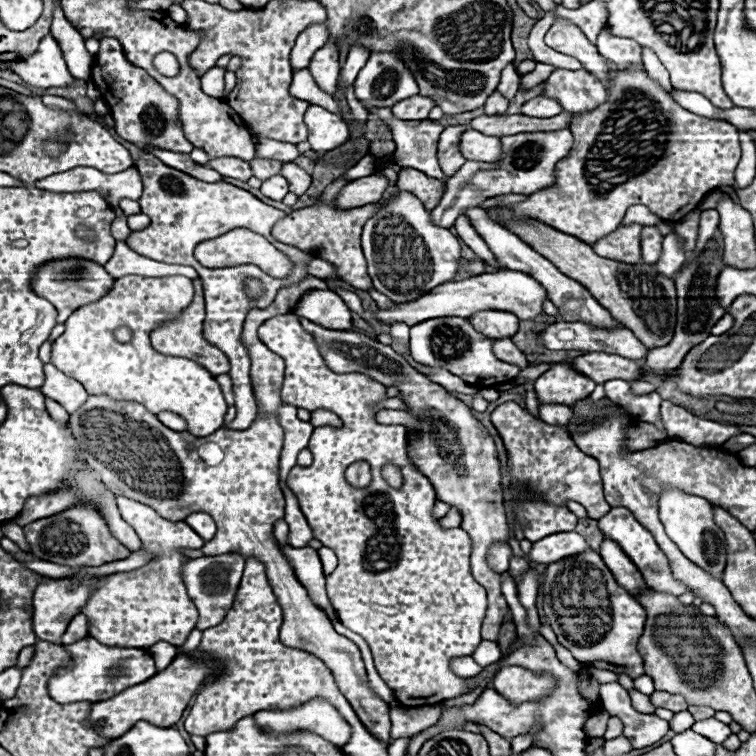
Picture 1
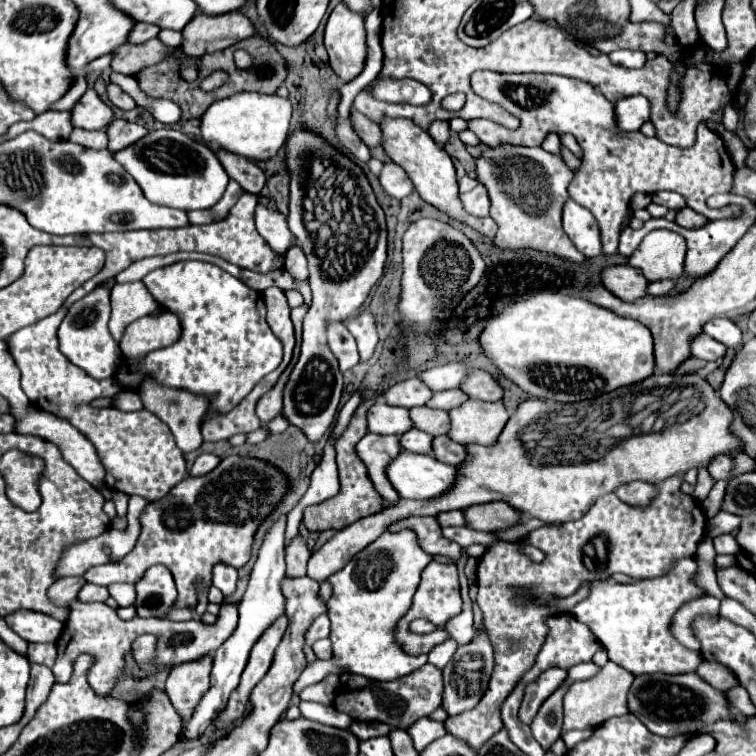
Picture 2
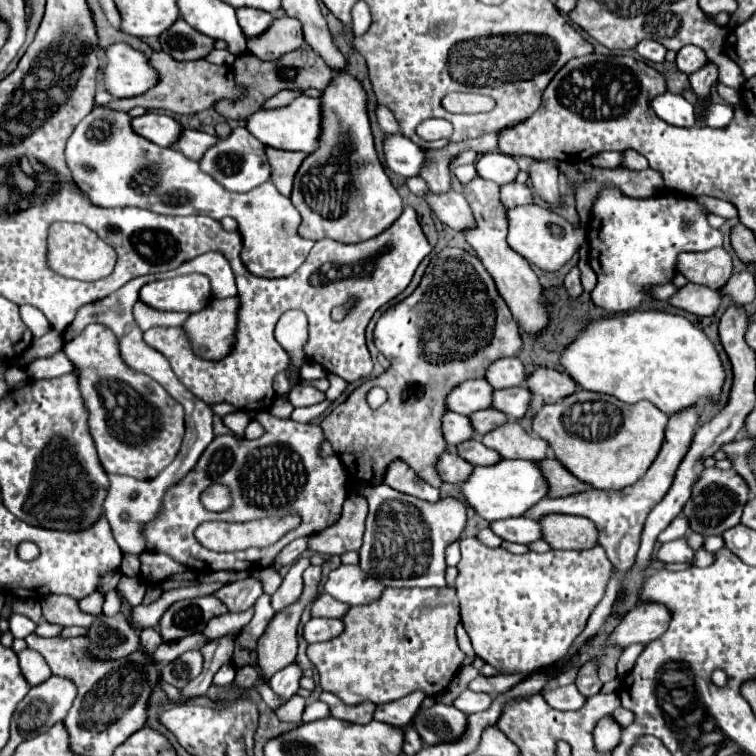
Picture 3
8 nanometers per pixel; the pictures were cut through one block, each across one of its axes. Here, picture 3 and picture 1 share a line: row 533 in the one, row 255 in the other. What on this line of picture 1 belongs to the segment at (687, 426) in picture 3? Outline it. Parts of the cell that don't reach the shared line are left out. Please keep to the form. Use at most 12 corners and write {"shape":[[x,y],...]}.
{"shape":[[640,224],[618,226],[594,242],[602,258],[638,264]]}

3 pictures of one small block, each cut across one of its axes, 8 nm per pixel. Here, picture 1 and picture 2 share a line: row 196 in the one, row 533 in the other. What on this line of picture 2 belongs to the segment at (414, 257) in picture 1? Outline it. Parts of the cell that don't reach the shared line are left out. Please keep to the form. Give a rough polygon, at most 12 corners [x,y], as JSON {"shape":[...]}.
{"shape":[[384,532],[328,580],[330,674],[388,682],[426,664],[394,640],[432,562],[416,532]]}

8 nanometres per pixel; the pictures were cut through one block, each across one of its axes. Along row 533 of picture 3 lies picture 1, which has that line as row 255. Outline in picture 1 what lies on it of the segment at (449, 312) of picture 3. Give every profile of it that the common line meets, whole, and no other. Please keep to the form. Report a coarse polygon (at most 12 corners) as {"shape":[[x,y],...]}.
{"shape":[[316,200],[290,212],[272,236],[336,264],[368,292],[360,234],[378,204],[340,210]]}

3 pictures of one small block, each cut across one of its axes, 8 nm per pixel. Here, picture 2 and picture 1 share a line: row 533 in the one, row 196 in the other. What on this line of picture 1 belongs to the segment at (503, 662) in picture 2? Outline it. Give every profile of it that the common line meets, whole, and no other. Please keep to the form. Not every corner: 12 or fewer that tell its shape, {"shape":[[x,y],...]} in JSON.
{"shape":[[644,68],[572,116],[556,184],[514,204],[594,244],[732,186],[732,124]]}

